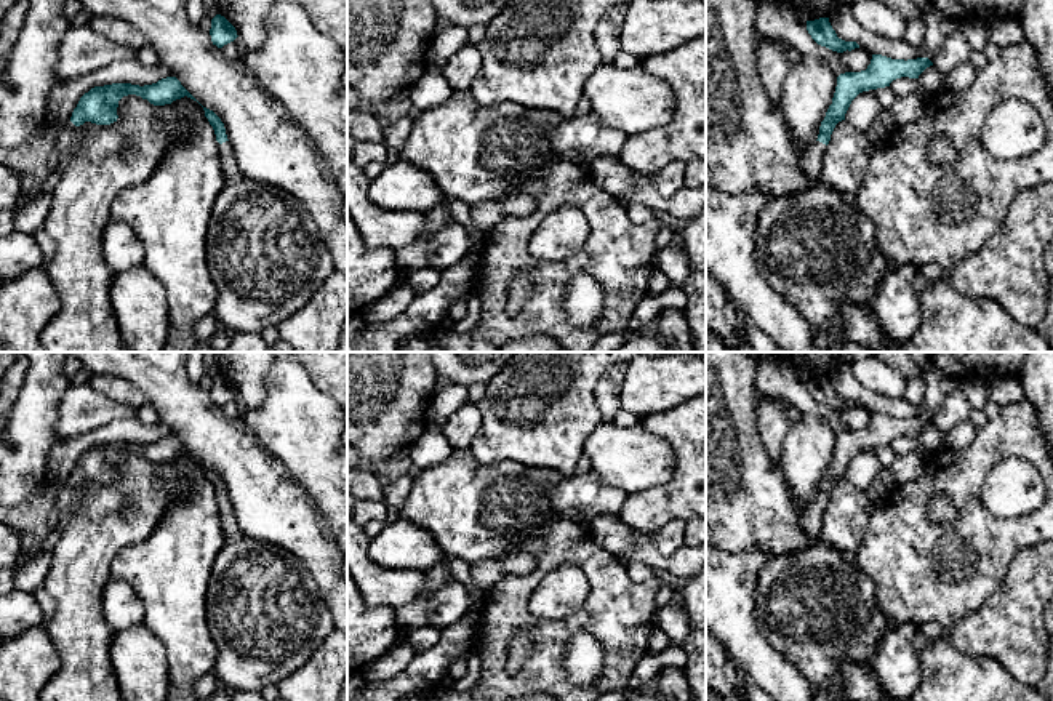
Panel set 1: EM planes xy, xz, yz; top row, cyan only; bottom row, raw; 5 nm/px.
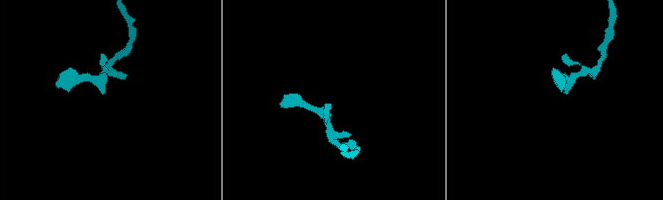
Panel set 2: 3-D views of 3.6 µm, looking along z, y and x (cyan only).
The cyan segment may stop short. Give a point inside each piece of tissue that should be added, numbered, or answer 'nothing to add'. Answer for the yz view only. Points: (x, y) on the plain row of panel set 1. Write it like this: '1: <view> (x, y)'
1: yz (812, 520)

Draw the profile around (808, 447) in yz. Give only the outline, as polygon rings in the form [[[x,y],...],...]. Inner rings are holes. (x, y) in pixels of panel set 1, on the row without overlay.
[[[802,413],[800,421],[786,432],[779,466],[789,485],[791,498],[802,514],[818,498],[835,445],[837,434],[821,415]]]

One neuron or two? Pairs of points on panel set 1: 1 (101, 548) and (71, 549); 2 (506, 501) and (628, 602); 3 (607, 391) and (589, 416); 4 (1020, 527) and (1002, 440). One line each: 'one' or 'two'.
1: one
2: two
3: two
4: one

